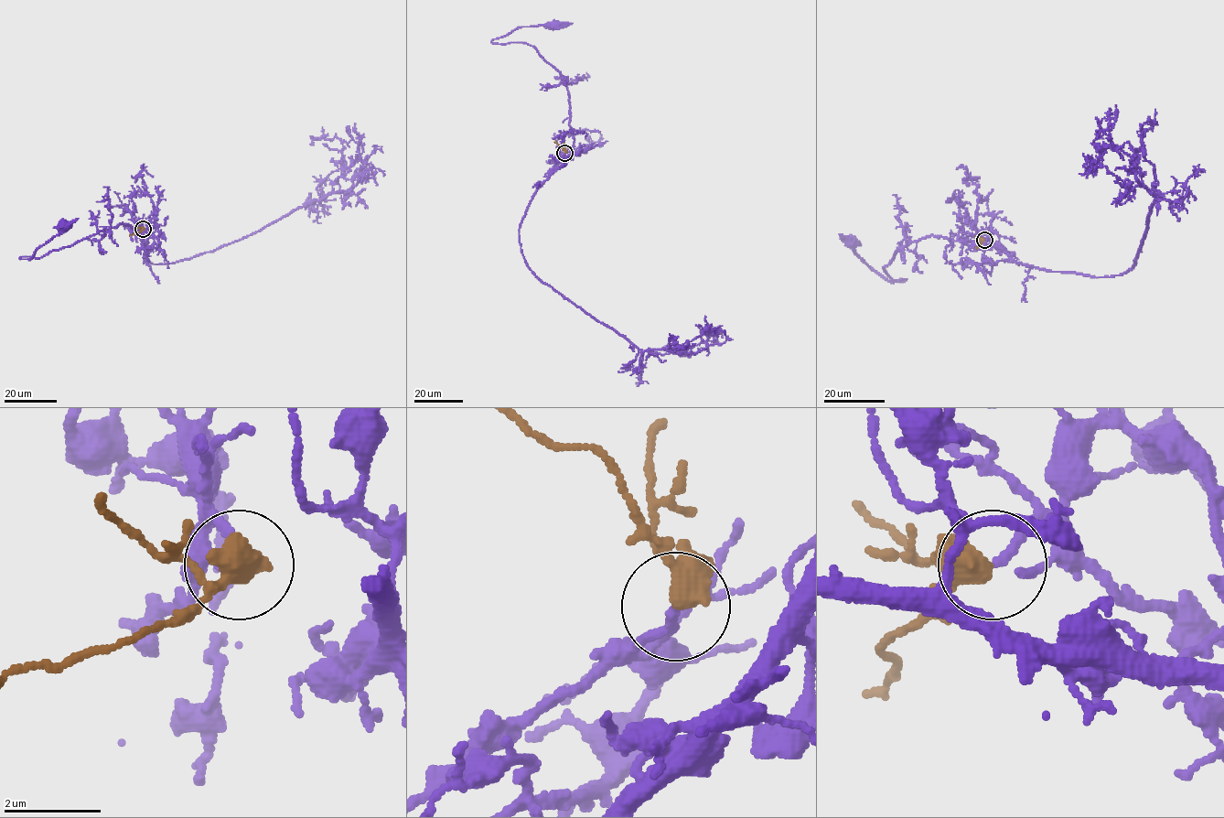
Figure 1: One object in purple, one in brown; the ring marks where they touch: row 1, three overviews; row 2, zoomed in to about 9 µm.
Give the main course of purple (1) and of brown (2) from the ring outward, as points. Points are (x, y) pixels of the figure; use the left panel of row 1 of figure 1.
1: (143, 229), (145, 243), (150, 230), (119, 223), (42, 256), (20, 257), (30, 259), (63, 224)
2: (143, 229), (130, 235)

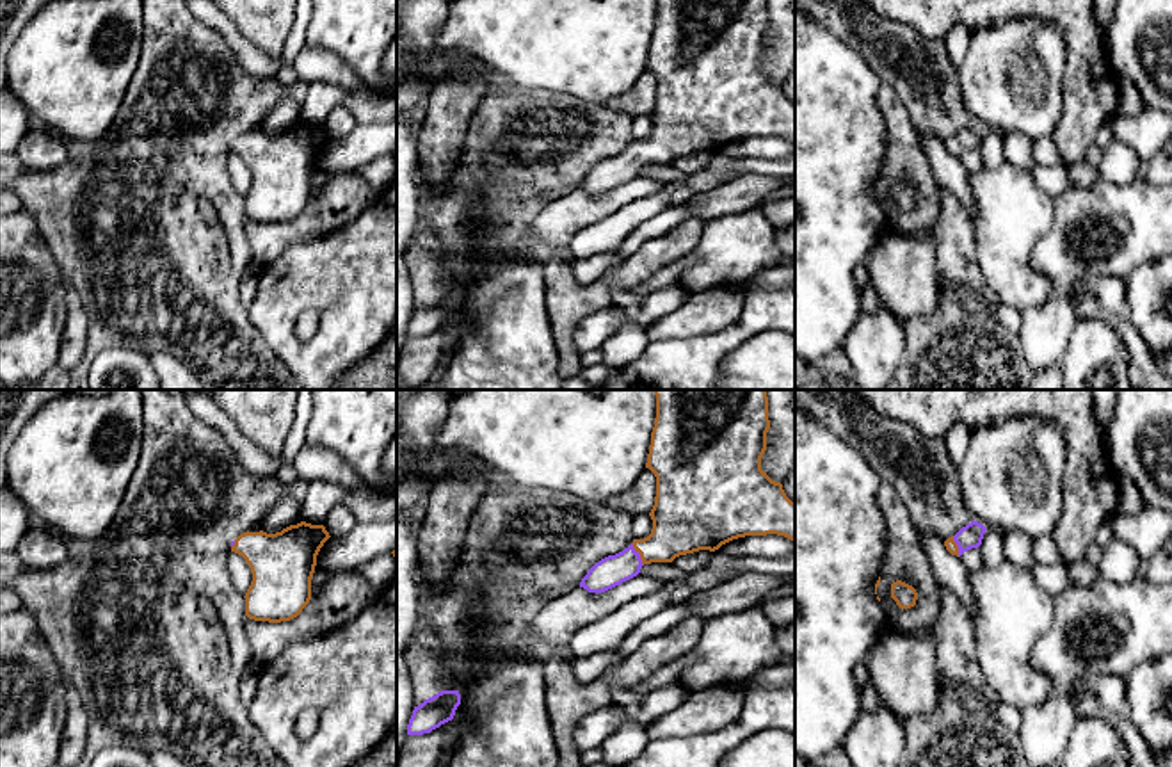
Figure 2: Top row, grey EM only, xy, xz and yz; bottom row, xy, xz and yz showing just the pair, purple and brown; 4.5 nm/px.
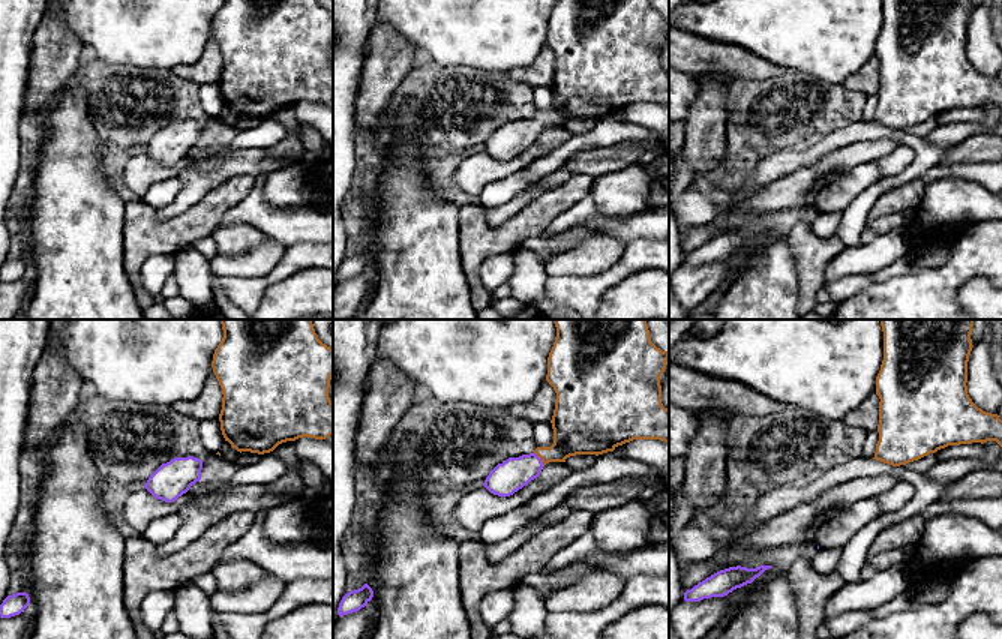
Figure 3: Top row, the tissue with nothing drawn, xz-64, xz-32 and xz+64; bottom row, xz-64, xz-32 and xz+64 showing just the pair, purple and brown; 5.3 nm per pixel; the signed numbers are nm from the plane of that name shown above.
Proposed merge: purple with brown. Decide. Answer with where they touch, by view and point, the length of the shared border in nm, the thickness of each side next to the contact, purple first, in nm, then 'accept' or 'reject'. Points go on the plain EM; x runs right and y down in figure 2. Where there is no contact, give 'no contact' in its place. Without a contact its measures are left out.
xz (639, 155) | 120 nm | 140/280 nm | accept

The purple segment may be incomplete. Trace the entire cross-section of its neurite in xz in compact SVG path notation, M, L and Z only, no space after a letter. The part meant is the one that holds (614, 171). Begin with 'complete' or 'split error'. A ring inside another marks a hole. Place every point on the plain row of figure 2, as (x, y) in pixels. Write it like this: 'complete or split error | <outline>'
split error | M656 0L646 69L656 78L653 132L596 164L580 189L605 194L637 178L644 166L672 164L699 151L715 153L745 139L777 135L795 144L795 103L761 71L767 52L768 0Z

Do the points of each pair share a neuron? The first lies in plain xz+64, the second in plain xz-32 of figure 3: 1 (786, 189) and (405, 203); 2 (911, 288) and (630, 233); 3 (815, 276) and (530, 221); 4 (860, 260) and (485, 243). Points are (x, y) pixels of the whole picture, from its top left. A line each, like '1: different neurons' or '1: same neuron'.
1: different neurons
2: different neurons
3: same neuron
4: different neurons

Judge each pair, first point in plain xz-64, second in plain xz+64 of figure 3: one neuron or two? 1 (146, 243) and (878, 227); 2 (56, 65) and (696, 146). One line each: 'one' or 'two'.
1: two
2: one

